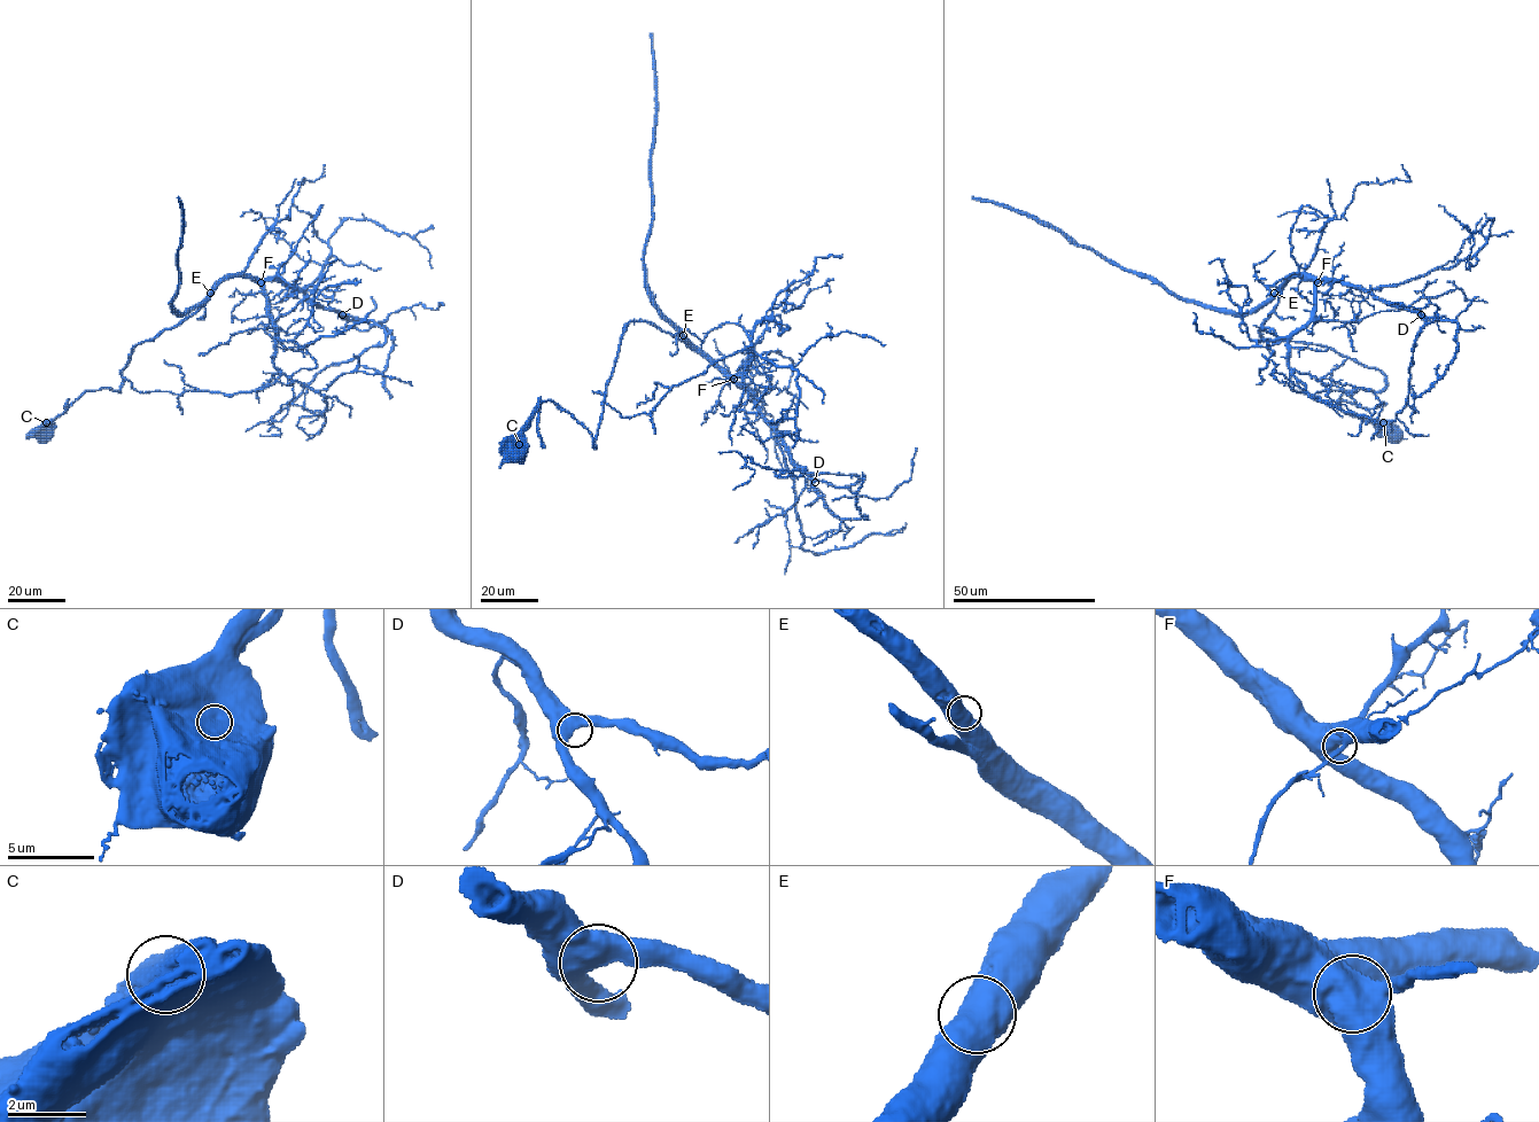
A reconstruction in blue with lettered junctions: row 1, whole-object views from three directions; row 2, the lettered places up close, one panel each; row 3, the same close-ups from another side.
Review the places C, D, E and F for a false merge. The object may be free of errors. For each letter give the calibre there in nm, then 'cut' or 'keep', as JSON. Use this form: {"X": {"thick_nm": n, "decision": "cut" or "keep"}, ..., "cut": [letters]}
{"C": {"thick_nm": 1500, "decision": "cut"}, "D": {"thick_nm": 700, "decision": "keep"}, "E": {"thick_nm": 800, "decision": "keep"}, "F": {"thick_nm": 850, "decision": "keep"}, "cut": ["C"]}

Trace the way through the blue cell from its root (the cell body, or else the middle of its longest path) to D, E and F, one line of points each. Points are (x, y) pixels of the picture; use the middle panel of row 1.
D: (515, 454), (522, 427), (548, 400), (595, 447), (623, 329), (645, 320), (743, 387), (815, 482)
E: (515, 454), (522, 427), (548, 400), (569, 412), (595, 447), (606, 384), (630, 321), (683, 335)
F: (515, 454), (522, 427), (548, 400), (569, 412), (595, 447), (620, 337), (632, 321), (688, 341), (733, 379)

